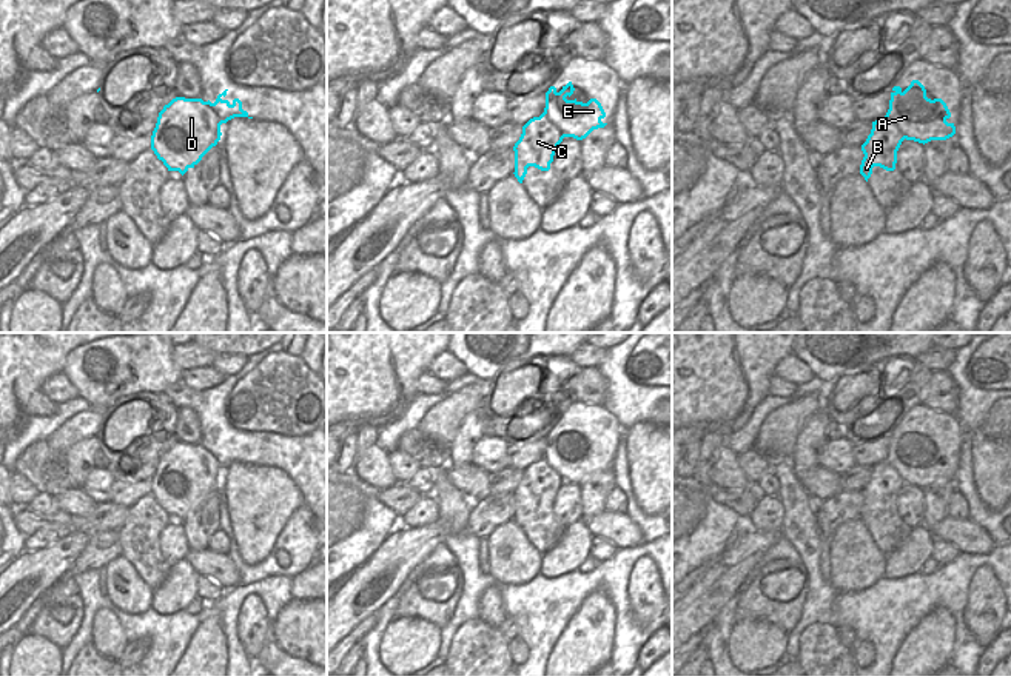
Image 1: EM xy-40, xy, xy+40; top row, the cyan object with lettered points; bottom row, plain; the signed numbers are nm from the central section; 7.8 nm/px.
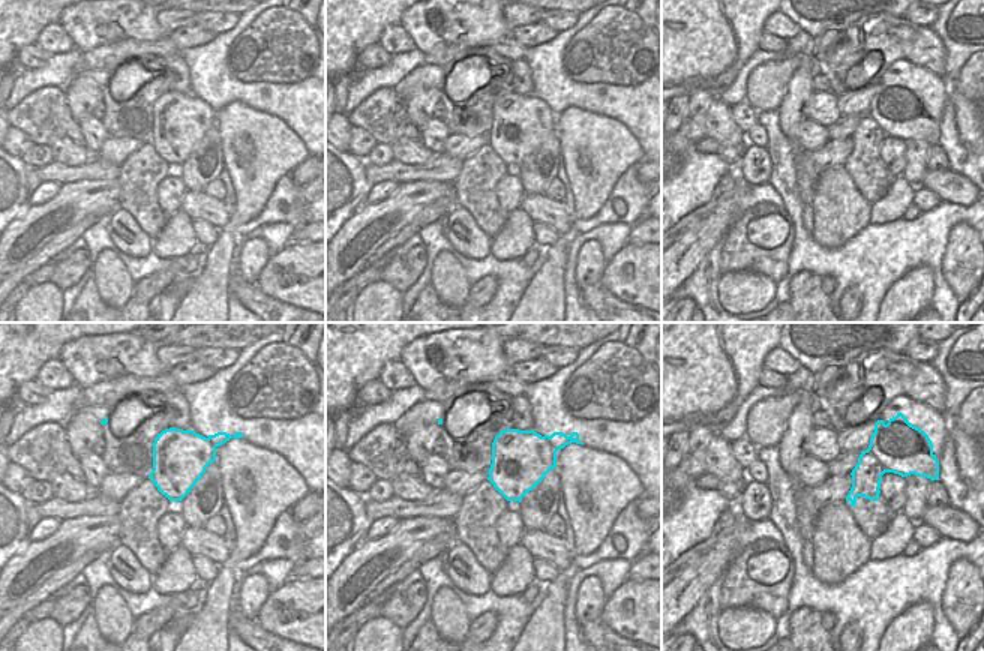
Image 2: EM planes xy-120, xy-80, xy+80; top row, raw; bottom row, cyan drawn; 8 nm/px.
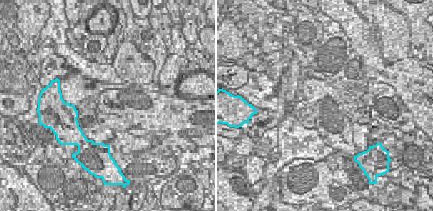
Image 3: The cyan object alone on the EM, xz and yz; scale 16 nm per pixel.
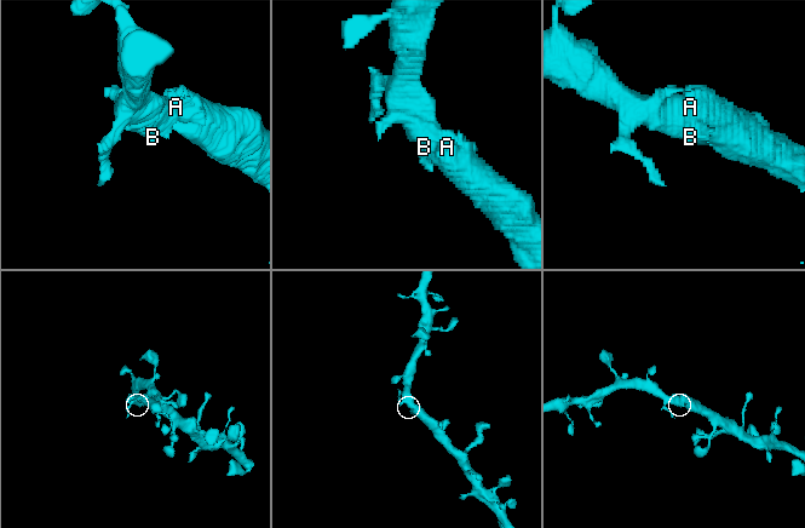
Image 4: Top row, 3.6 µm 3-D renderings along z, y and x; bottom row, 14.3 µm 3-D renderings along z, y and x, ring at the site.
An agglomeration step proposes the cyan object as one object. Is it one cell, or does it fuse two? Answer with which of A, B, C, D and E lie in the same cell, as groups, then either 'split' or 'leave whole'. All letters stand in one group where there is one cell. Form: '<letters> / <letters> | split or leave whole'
A B C D E | leave whole

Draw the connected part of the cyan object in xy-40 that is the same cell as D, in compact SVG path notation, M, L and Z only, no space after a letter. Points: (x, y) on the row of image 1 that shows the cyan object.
M225 89L216 102L202 99L176 97L159 112L151 136L151 149L168 171L179 171L182 176L194 168L202 157L220 140L220 125L234 117L248 117L242 102L222 100Z

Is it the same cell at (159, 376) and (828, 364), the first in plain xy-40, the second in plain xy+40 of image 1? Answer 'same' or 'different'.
same

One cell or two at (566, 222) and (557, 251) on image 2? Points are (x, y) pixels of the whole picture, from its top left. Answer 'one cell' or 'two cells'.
two cells

